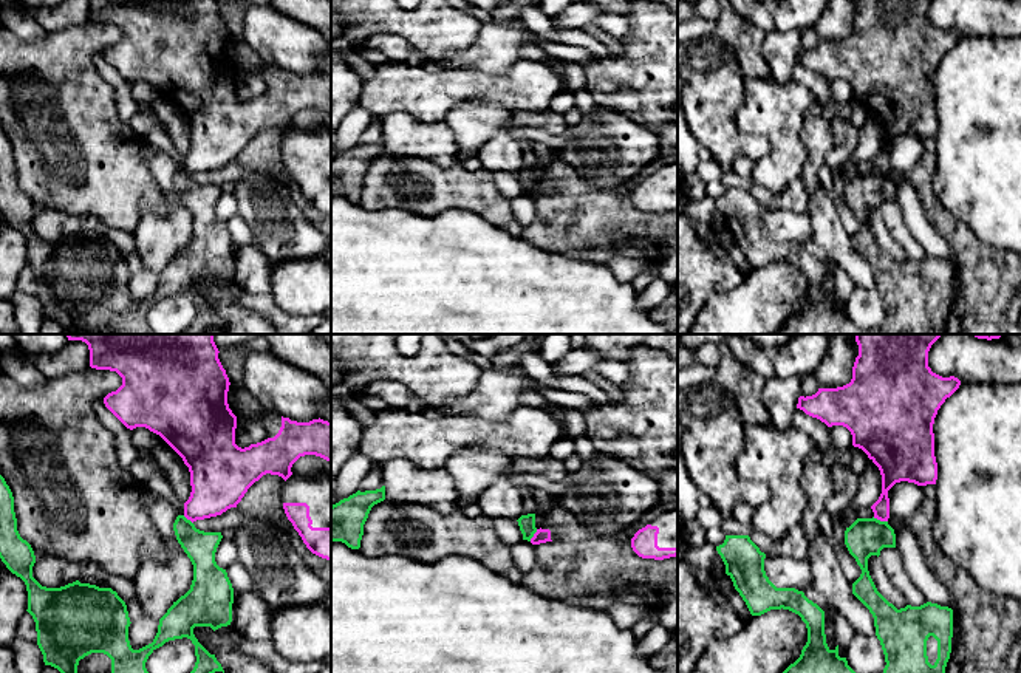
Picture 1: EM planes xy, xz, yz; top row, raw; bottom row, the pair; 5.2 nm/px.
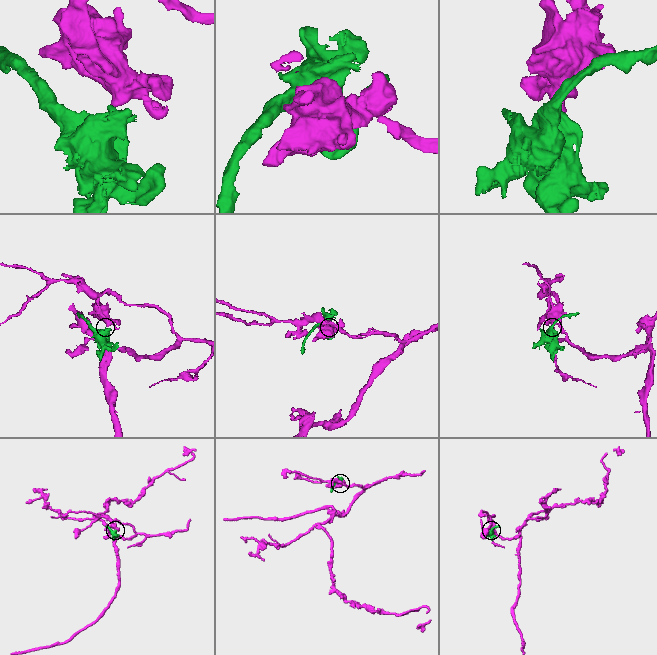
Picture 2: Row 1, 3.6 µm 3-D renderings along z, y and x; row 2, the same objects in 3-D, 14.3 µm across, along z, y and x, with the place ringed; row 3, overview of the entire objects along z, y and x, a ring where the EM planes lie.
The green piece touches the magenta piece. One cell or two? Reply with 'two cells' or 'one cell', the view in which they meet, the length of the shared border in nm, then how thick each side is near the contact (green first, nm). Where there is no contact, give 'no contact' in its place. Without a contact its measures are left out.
two cells; contact in yz; length 80 nm; calibres 200 and 110 nm

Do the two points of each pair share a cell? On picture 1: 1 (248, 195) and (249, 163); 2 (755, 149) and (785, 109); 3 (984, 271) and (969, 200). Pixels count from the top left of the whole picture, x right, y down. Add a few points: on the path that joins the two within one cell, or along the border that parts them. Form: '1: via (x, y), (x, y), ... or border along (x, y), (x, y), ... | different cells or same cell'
1: border along (243, 170), (266, 172), (283, 184) | different cells
2: border along (740, 109), (737, 126), (768, 143), (754, 163) | different cells
3: border along (949, 212), (959, 218), (983, 242), (1004, 251) | different cells

